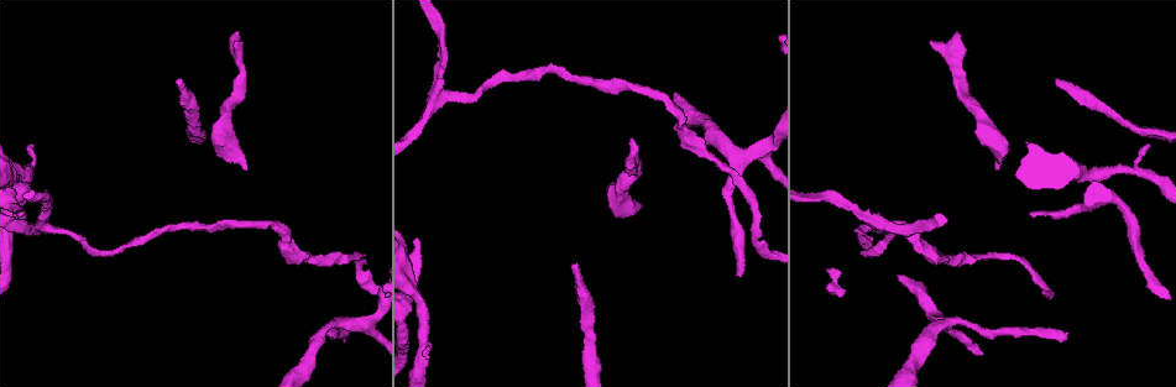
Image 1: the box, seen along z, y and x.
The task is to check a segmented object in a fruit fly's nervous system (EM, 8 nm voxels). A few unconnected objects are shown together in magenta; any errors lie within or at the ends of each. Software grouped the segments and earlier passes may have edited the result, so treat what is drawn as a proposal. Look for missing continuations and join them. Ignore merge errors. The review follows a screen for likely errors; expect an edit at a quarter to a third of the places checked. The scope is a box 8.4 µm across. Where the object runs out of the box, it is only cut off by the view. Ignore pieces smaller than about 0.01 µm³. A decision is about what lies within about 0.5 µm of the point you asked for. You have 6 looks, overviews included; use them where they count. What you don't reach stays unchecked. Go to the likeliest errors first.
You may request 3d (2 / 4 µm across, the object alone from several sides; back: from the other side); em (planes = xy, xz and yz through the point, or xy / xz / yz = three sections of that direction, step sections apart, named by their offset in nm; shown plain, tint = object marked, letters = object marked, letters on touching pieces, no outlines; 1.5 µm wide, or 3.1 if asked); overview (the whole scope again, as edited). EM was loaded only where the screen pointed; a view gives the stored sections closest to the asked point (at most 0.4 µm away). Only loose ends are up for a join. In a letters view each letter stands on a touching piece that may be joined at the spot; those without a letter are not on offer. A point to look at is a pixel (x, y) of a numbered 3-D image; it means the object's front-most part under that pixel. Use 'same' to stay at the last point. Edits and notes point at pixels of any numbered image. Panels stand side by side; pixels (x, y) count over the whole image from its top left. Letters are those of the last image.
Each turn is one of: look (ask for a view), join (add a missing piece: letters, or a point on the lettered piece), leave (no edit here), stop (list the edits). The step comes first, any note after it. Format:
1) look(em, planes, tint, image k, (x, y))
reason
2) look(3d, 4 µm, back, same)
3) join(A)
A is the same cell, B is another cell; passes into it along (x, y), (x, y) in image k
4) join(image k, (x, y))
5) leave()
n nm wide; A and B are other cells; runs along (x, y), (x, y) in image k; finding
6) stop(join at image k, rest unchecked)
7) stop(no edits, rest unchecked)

look(em, planes, plain, image 1, (19, 211))
an open end

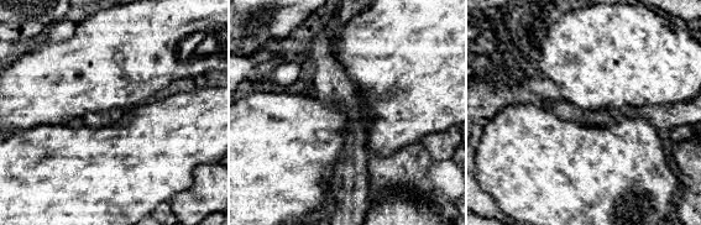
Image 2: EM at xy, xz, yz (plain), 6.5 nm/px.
look(em, planes, letters, same)

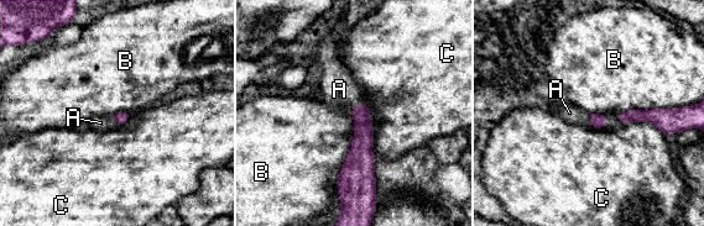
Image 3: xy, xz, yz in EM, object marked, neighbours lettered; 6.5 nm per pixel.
join(A)
B touches over 400 nm; A is the same cell, B and C are other cells; passes into it along (598, 121), (590, 121), (569, 112) in image 3; it goes on there

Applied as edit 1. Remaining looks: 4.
look(overview)
see it whole again

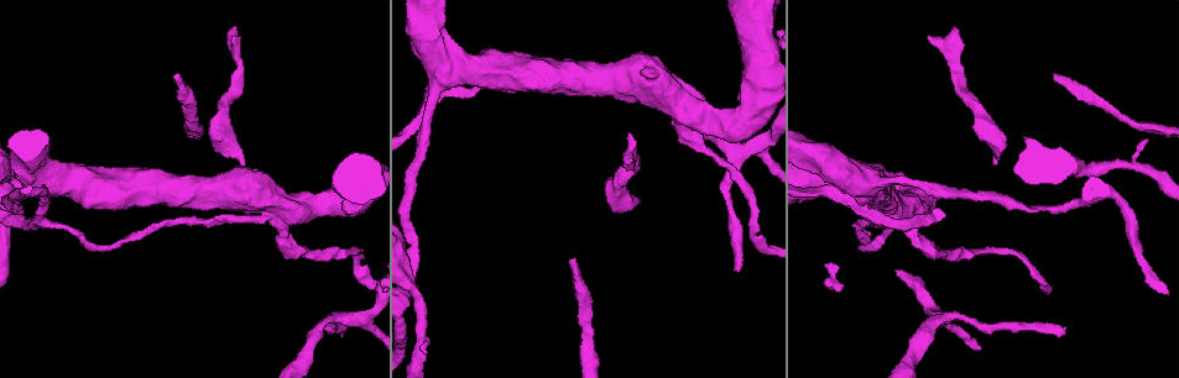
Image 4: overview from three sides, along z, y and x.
look(3d, 2 µm, image 4, (1054, 74))
thin end

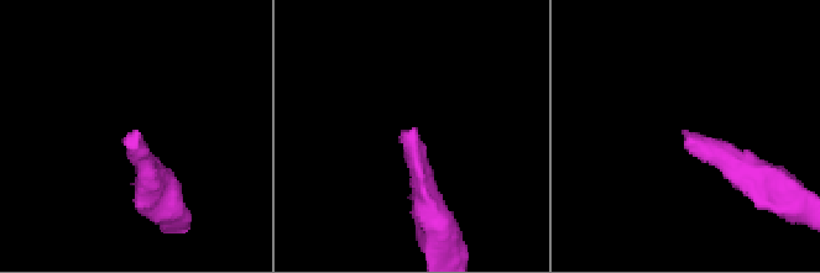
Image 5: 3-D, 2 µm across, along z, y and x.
look(em, xz, step 8, plain, image 5, (417, 130))
shape alone is not enough

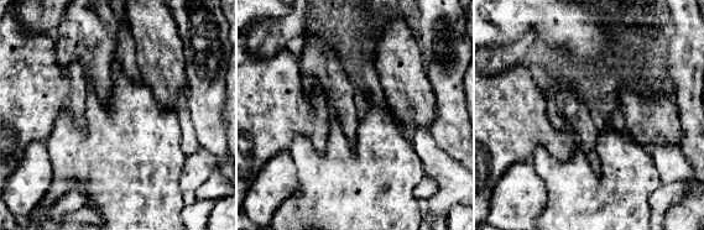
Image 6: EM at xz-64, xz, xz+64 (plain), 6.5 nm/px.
look(em, xz, step 8, letters, same)

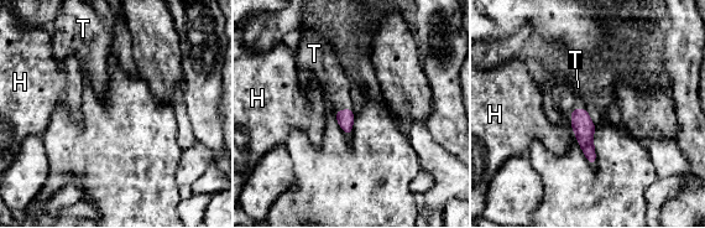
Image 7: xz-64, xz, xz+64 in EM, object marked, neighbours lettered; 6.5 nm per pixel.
join(T)
110 nm wide; T is the same cell, H is another cell; passes into it along (345, 118), (341, 110), (332, 78) in image 7; it goes on there

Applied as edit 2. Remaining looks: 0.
stop(join at image 3, join at image 7, rest unchecked)

